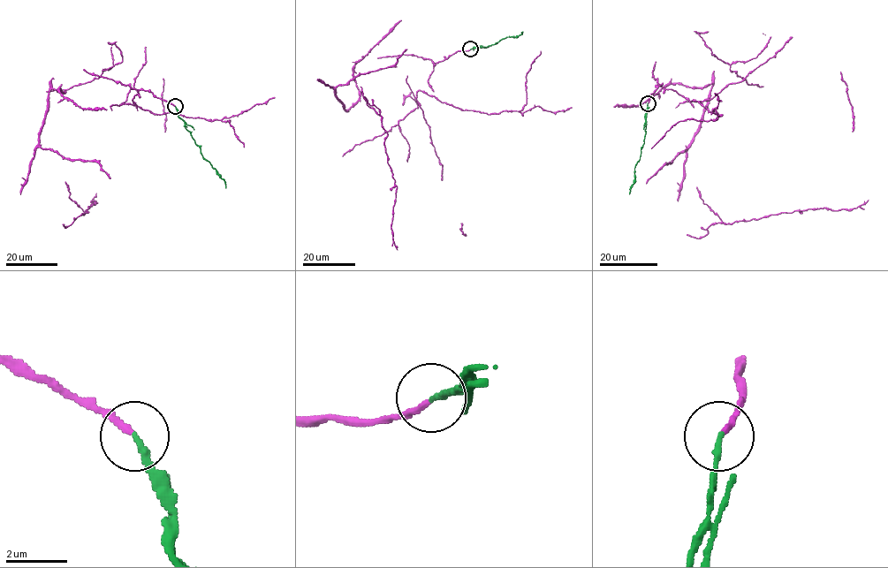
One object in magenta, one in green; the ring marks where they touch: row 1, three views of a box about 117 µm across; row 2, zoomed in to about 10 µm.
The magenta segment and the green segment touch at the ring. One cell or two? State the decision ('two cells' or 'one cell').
two cells

